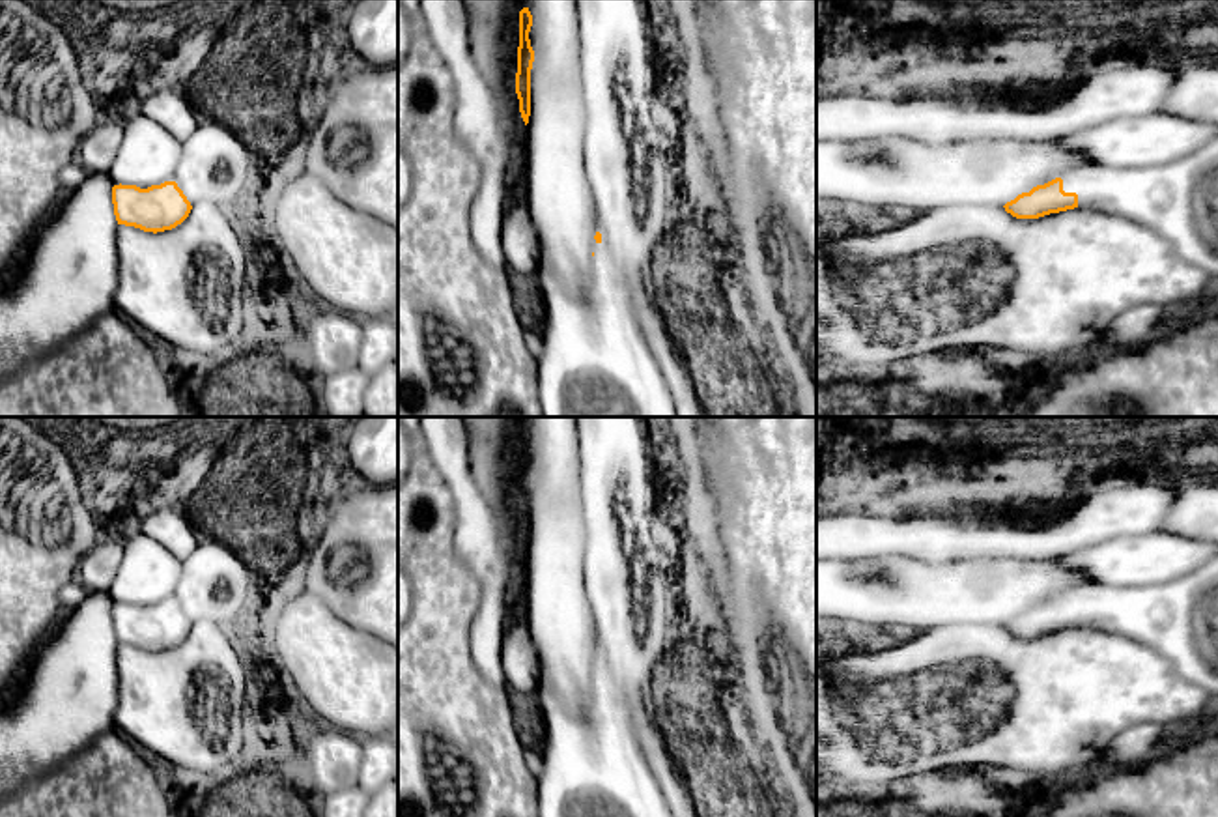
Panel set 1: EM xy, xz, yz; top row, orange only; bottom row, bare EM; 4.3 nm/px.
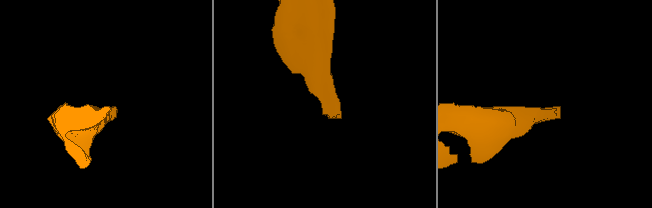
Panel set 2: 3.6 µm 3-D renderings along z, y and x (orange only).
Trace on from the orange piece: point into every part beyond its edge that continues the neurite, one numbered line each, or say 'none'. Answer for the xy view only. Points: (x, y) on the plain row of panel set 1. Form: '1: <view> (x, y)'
1: xy (180, 597)

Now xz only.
1: xz (593, 767)

